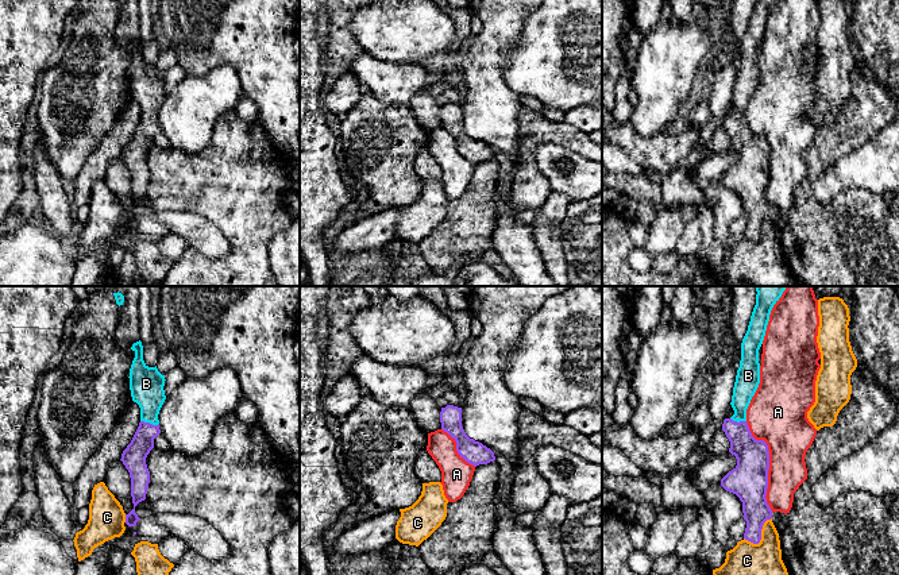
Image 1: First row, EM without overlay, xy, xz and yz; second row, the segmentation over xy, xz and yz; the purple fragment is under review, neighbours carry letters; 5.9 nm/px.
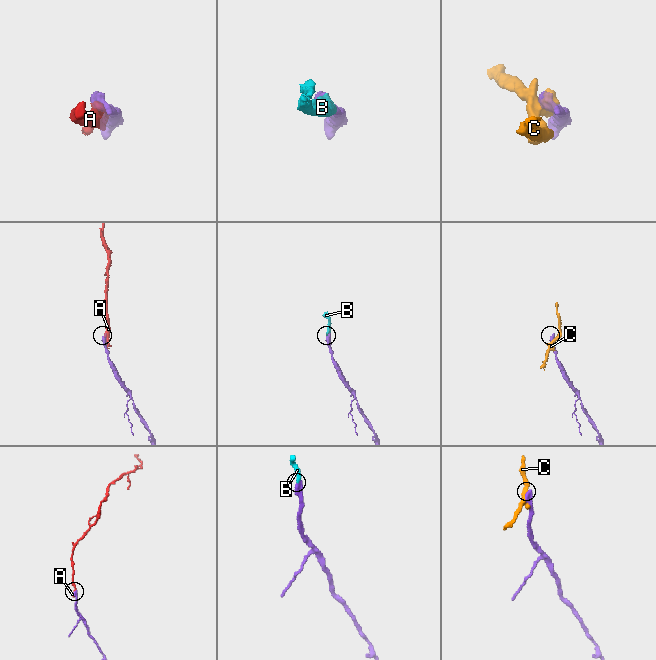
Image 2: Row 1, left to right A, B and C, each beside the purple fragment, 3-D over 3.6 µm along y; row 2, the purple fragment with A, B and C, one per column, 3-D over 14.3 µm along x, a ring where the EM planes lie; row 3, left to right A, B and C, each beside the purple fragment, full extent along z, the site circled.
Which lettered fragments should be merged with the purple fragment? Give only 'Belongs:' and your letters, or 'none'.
Belongs: B

